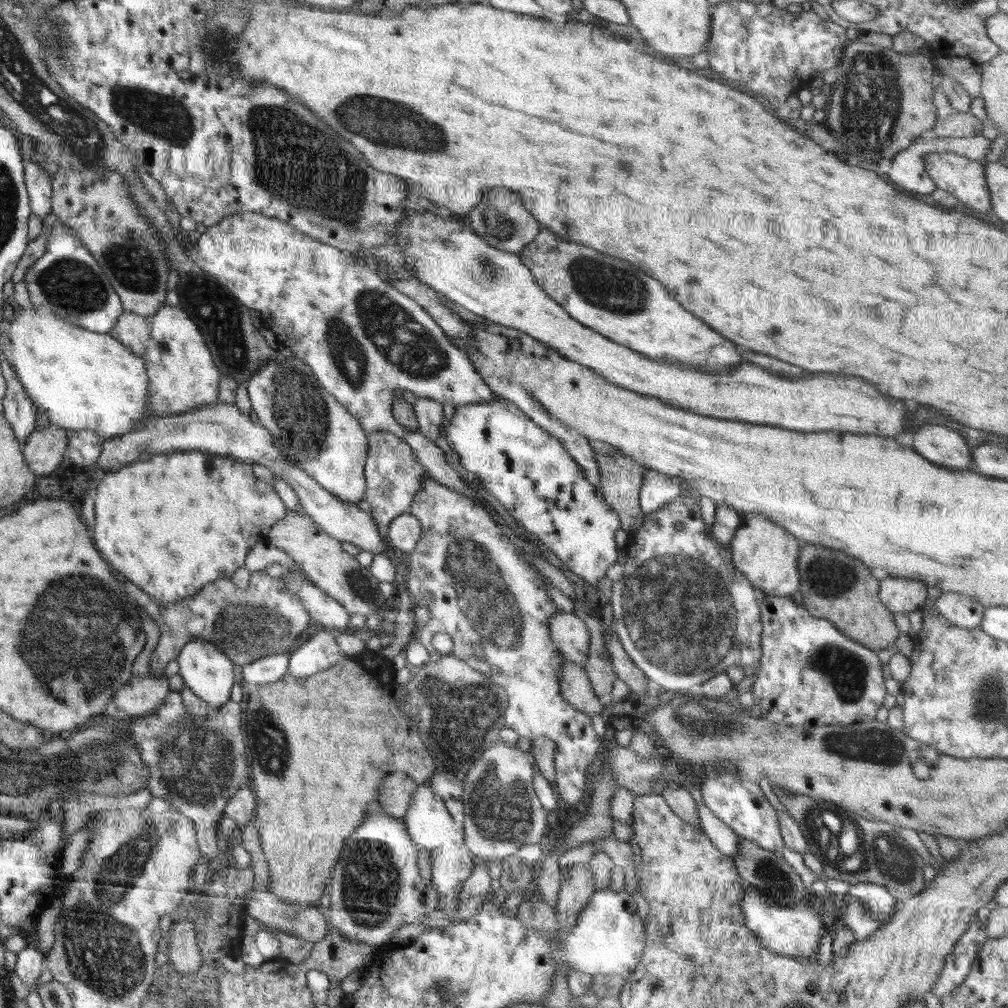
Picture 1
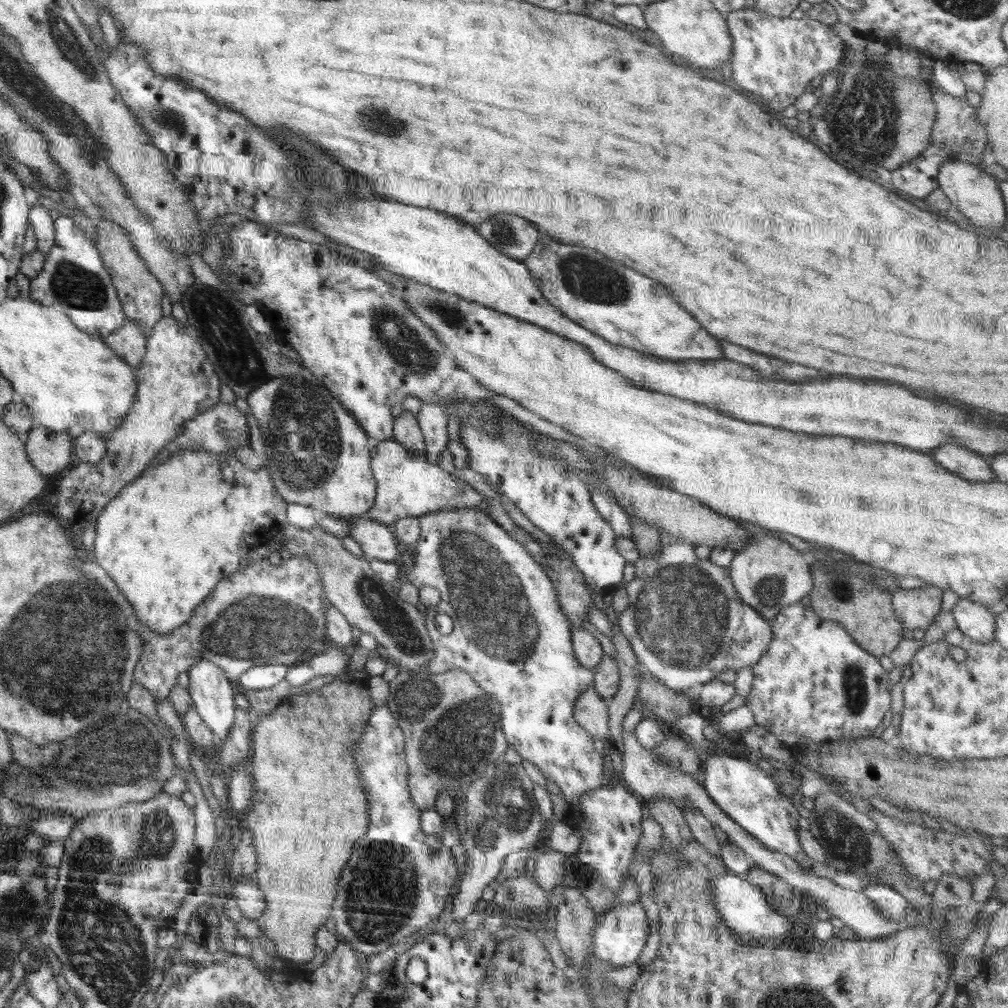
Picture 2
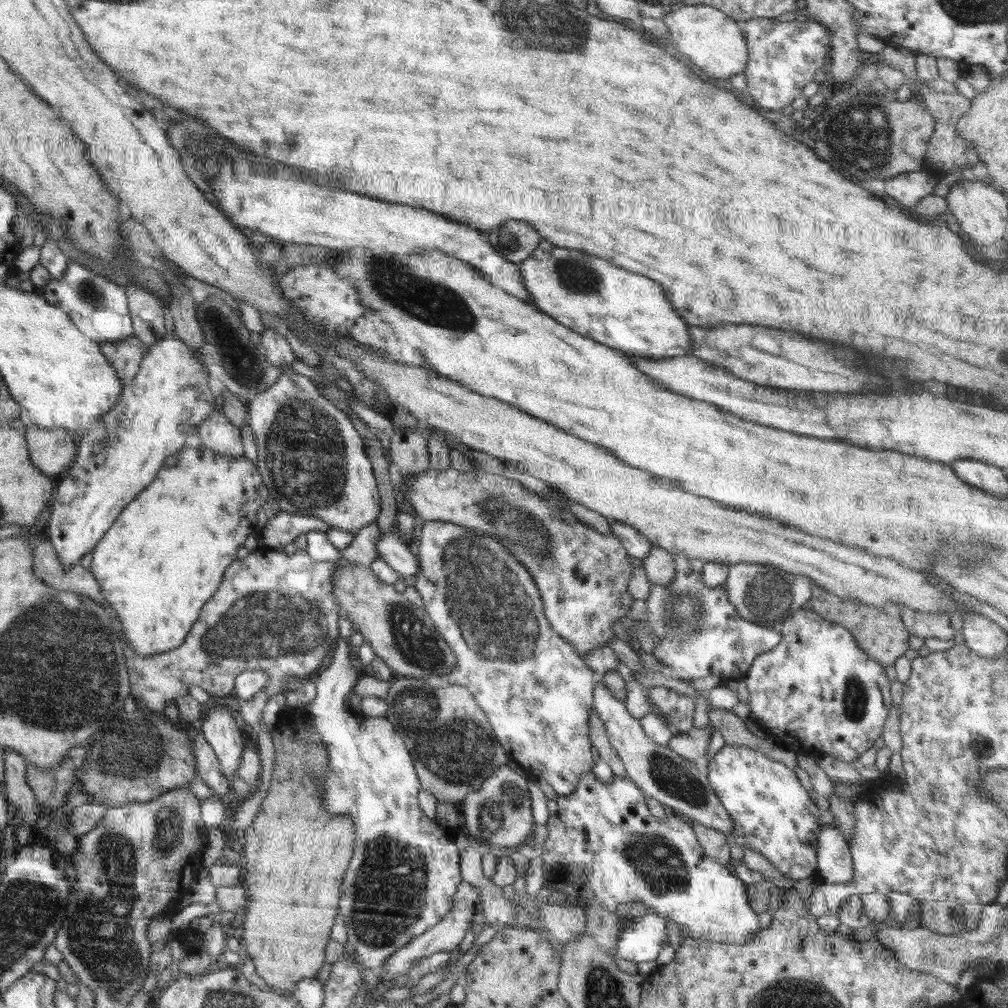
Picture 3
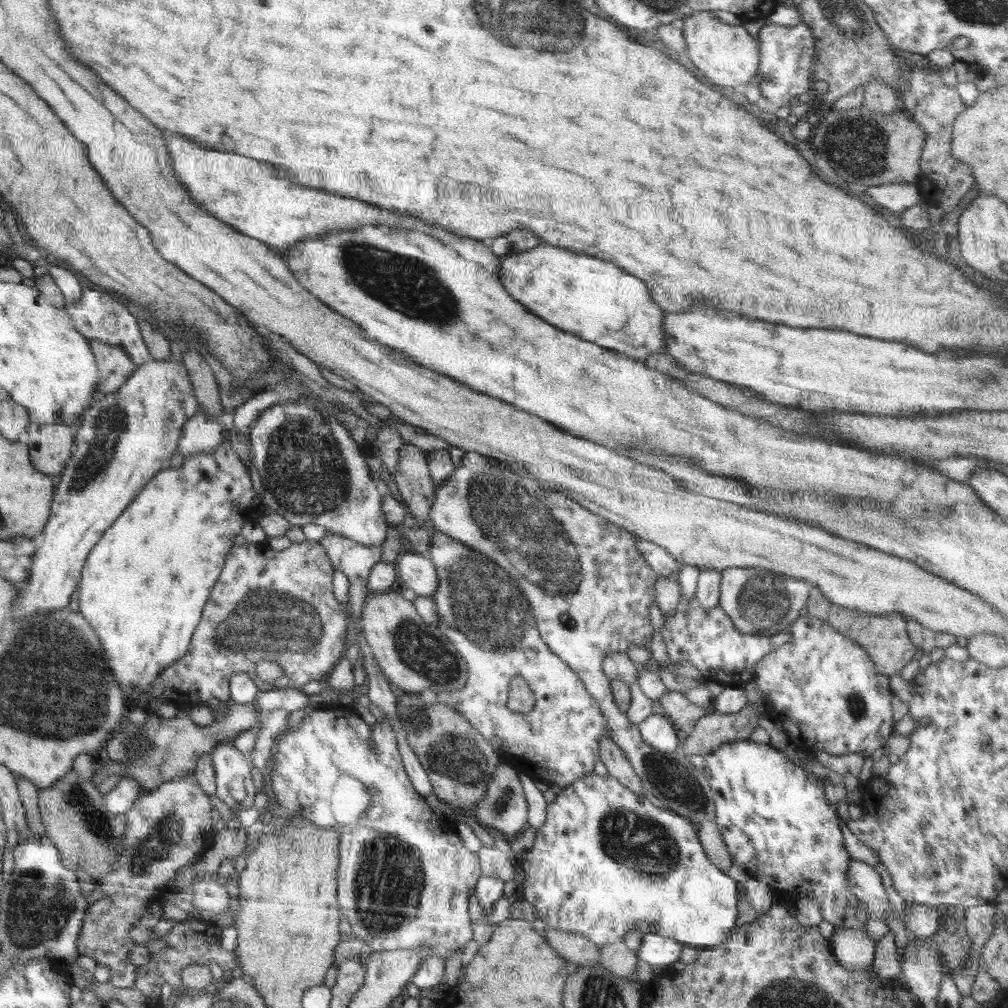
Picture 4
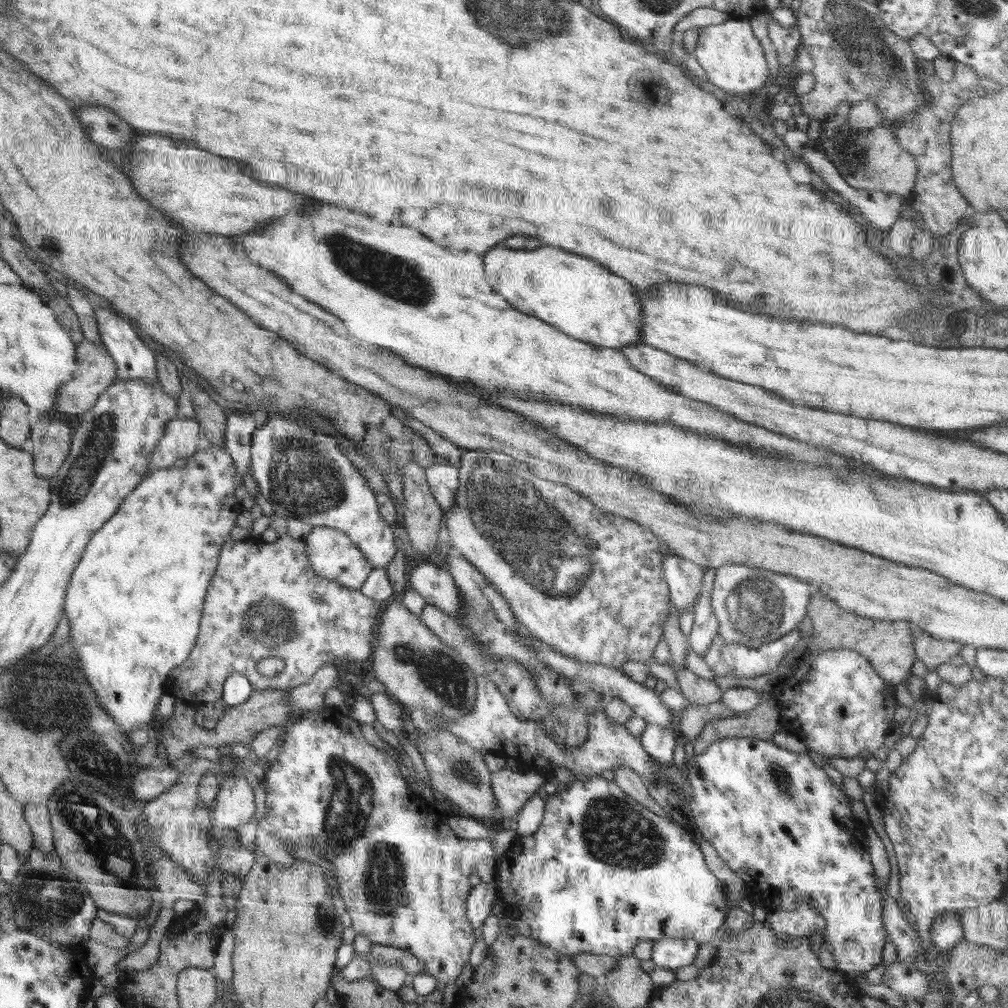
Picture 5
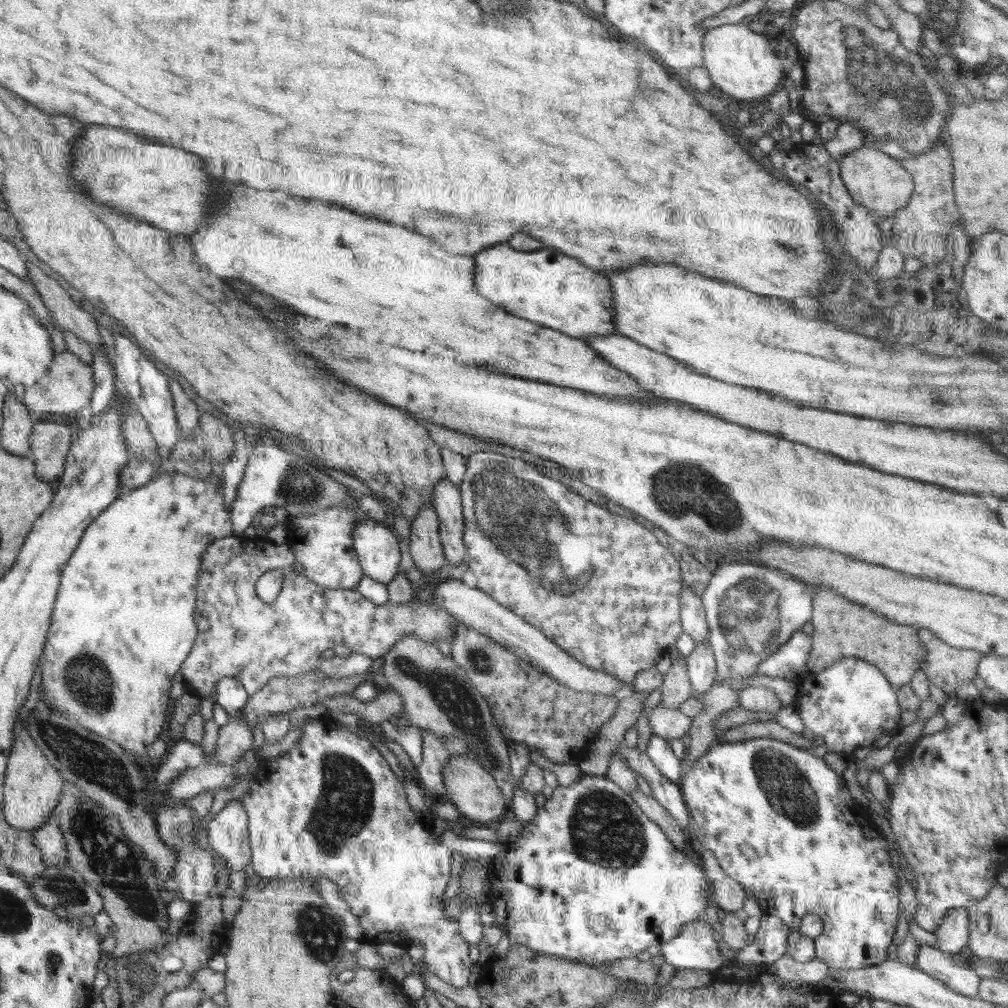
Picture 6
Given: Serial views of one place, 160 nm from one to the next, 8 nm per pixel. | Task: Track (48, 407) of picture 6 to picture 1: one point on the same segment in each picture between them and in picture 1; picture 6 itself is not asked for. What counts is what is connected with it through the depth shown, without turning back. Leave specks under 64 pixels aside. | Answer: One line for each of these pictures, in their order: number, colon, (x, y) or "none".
1: (132, 330)
2: (129, 342)
3: (125, 355)
4: (115, 366)
5: (97, 371)

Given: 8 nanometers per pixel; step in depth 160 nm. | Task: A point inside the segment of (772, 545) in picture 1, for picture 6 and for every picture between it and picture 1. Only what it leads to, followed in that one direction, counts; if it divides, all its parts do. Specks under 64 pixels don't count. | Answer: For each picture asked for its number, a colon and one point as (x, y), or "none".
2: (769, 575)
3: (765, 594)
4: (758, 601)
5: (753, 606)
6: (750, 610)

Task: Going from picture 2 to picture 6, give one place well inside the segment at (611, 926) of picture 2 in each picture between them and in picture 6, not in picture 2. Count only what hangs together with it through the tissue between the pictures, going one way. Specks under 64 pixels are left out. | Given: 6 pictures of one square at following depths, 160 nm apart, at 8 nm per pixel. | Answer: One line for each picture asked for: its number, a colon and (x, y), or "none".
3: (641, 940)
4: (657, 950)
5: (673, 954)
6: (696, 947)

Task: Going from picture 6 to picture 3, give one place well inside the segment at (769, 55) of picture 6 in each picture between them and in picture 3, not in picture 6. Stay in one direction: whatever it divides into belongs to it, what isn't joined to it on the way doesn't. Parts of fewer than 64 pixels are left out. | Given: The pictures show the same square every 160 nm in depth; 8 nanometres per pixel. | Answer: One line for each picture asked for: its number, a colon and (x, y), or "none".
3: (711, 40)
4: (727, 55)
5: (733, 59)

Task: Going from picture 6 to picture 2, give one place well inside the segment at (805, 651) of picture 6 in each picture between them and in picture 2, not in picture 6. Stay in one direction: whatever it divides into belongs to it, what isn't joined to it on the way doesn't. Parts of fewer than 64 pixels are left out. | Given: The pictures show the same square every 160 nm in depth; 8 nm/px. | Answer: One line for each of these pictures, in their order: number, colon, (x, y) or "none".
2: (685, 622)
3: (695, 628)
4: (707, 639)
5: (735, 659)

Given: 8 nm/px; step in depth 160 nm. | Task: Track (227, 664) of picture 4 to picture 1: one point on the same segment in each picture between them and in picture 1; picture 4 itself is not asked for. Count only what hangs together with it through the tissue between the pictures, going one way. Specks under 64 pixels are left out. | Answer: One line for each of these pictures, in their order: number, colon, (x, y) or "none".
1: (246, 624)
2: (265, 614)
3: (276, 613)

